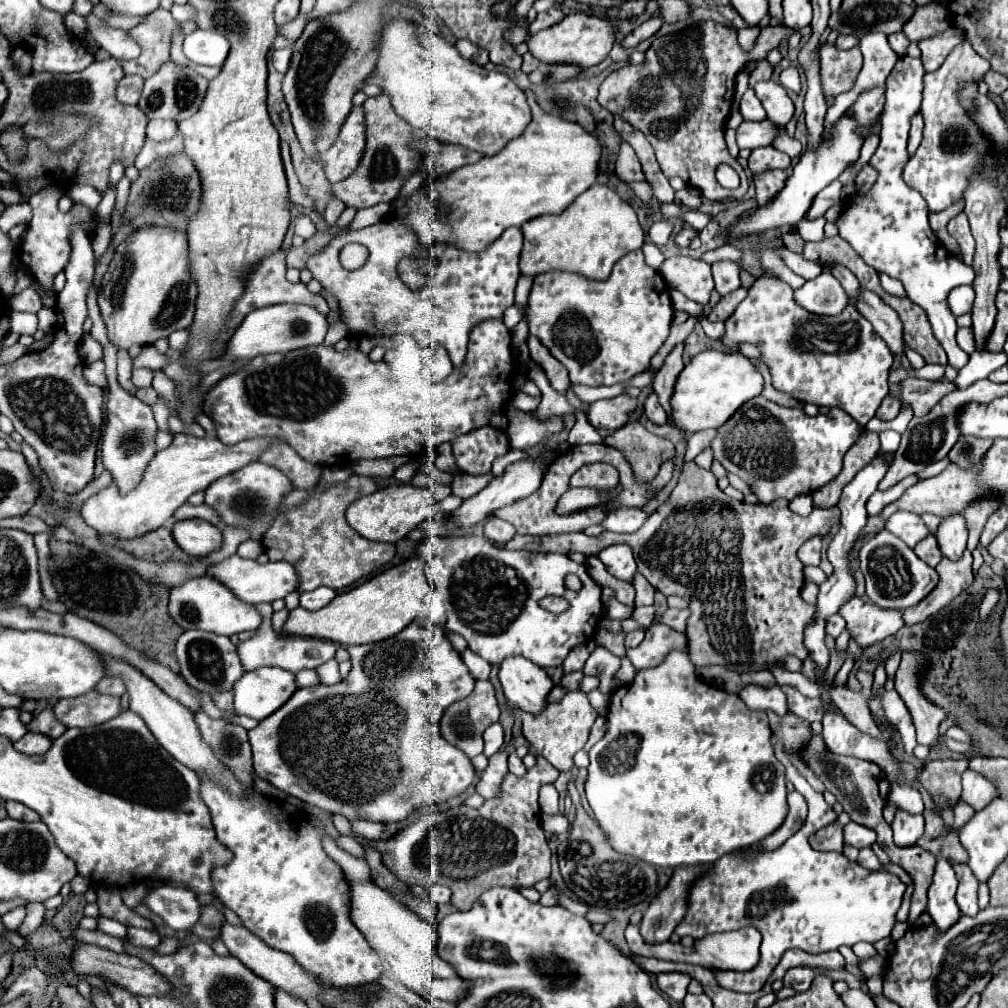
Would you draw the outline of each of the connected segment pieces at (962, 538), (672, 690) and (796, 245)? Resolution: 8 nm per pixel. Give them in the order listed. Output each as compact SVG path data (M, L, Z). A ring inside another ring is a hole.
M953 515L947 519L941 519L941 525L935 533L939 549L943 557L957 561L961 559L967 543L967 529L965 529L965 519L963 515Z
M671 653L669 659L665 659L659 667L653 669L641 669L635 673L633 681L629 685L621 685L613 691L611 703L609 703L609 729L605 737L593 745L589 751L589 775L585 783L587 801L593 809L595 821L603 829L609 845L617 849L619 853L633 855L649 865L655 867L683 867L683 865L713 865L719 857L725 853L755 845L763 841L767 835L771 835L785 819L787 813L787 789L785 789L785 767L777 761L773 747L771 747L771 727L765 711L751 711L745 707L745 703L735 693L727 693L719 687L709 685L707 681L699 679L695 675L695 669L691 667L691 661L687 653Z
M789 231L789 233L785 233L785 235L781 235L781 241L785 243L785 247L789 249L789 251L793 251L793 253L803 253L803 247L805 247L805 241L801 239L801 235L797 233L797 231Z

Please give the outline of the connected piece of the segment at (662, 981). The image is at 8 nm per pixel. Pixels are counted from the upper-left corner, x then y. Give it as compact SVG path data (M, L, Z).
M659 973L657 975L657 987L669 995L673 1001L683 1001L687 995L687 985L691 977L685 973Z

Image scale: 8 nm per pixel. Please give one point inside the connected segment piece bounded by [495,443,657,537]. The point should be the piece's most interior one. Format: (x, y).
(534, 516)

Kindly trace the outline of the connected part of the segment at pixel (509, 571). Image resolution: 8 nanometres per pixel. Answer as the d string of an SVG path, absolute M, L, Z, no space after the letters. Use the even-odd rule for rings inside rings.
M431 535L417 545L417 551L425 563L427 577L435 585L447 609L447 627L463 635L467 645L489 663L501 663L509 655L521 655L539 667L559 667L573 647L593 639L595 629L599 627L599 621L603 617L601 587L589 577L589 573L585 571L585 565L571 561L567 555L509 551L509 549L497 547L485 535L463 535L463 537ZM567 573L573 573L581 579L583 583L581 591L565 589ZM547 595L557 595L567 599L569 609L559 615L545 611L539 605L539 601Z

